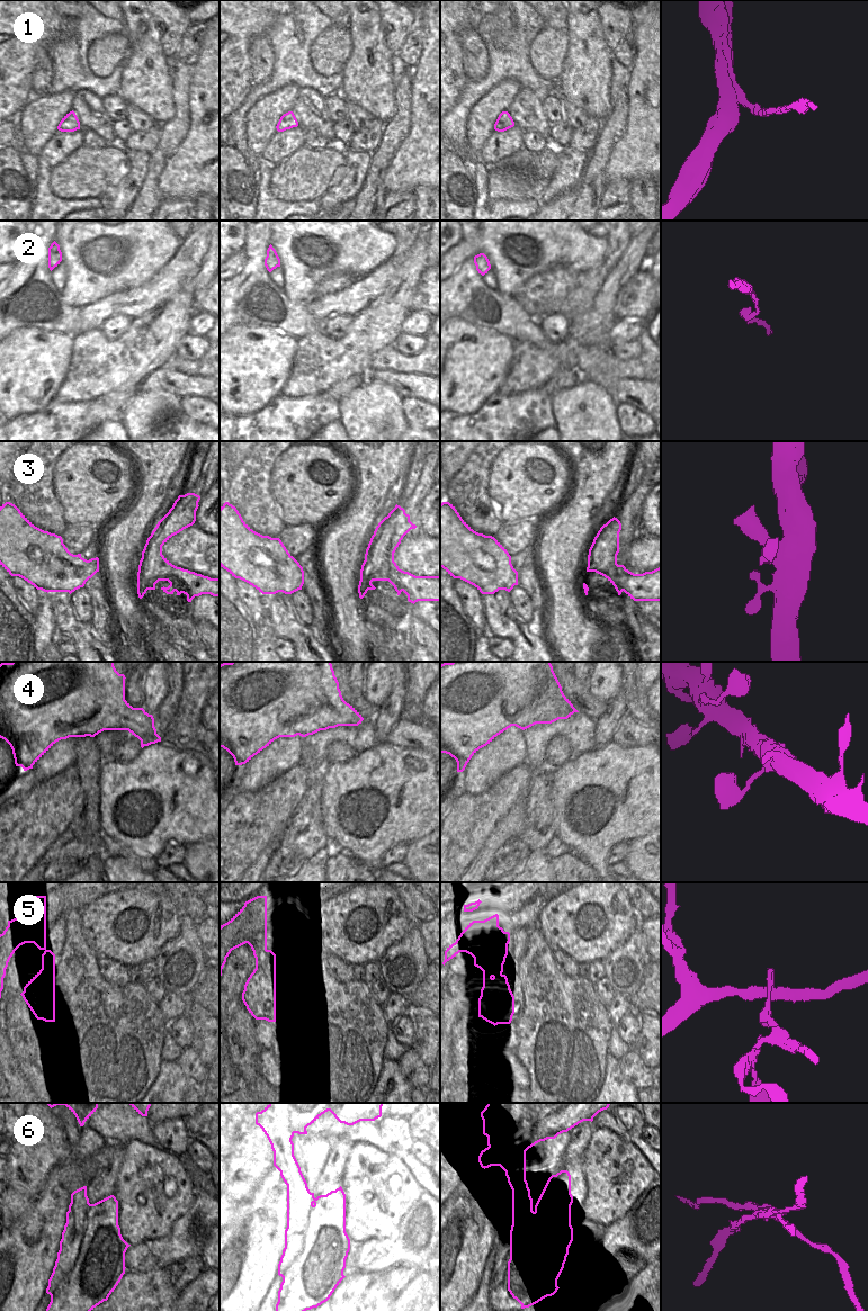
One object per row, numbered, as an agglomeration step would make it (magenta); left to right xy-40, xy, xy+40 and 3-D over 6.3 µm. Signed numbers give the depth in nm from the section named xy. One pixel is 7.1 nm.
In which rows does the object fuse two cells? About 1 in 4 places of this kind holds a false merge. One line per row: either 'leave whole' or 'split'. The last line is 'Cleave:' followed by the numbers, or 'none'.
1: leave whole
2: leave whole
3: leave whole
4: leave whole
5: split
6: split
Cleave: 5, 6

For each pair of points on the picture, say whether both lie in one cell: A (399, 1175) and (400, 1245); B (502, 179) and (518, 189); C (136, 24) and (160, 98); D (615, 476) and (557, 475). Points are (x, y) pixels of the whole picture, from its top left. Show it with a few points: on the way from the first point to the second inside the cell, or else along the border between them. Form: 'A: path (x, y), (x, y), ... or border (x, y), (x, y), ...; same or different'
A: border (417, 1201), (402, 1217), (395, 1230), (381, 1239); different
B: path (506, 182), (515, 186); same
C: path (145, 42), (146, 80); same
D: border (561, 452), (570, 464), (570, 487), (563, 500); different

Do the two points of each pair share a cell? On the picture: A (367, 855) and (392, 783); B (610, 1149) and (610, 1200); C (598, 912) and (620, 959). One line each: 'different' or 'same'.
A: same
B: same
C: different

